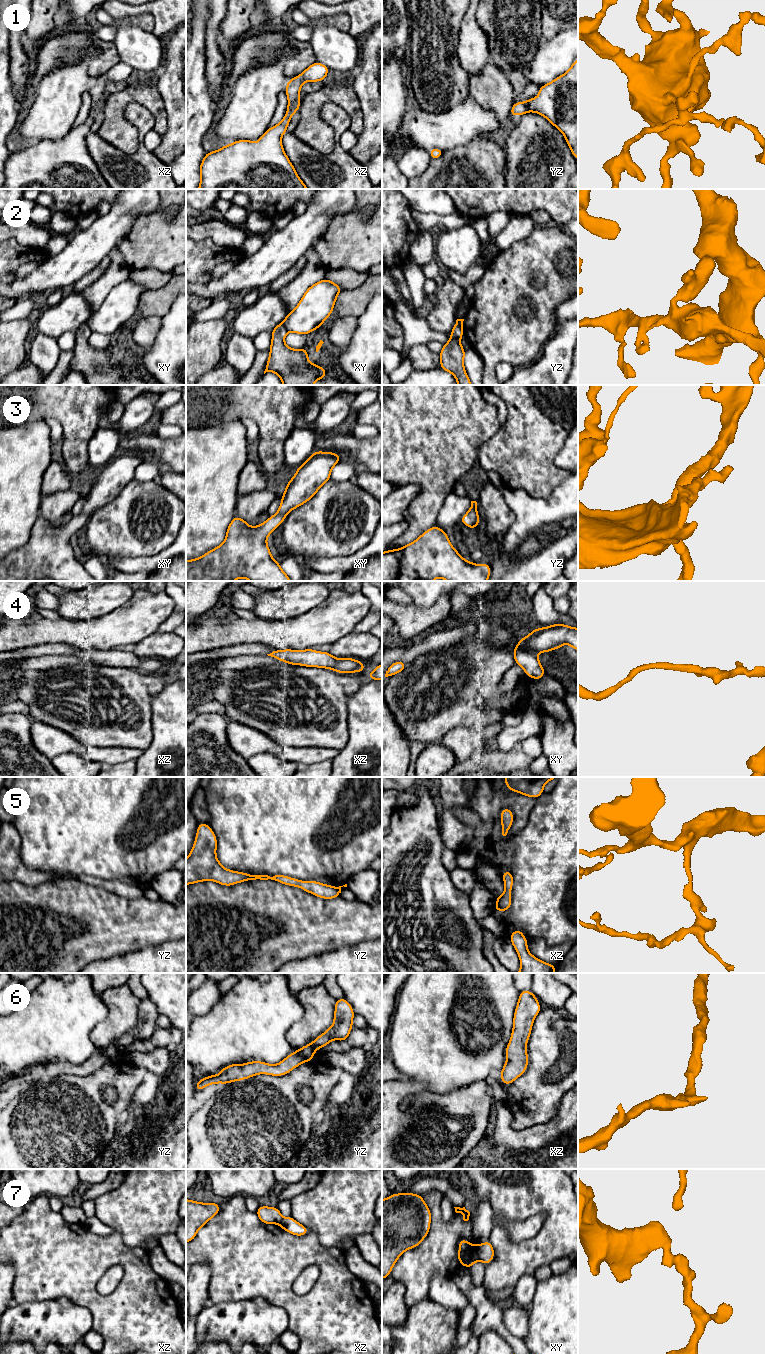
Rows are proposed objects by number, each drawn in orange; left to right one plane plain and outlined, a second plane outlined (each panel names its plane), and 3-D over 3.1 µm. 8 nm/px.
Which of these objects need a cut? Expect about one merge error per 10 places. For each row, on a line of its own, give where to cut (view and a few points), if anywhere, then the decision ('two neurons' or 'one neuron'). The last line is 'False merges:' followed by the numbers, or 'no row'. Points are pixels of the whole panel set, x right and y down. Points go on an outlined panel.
1: no cut; one neuron
2: cut in xy along (282, 322), (286, 331); two neurons
3: no cut; one neuron
4: no cut; one neuron
5: no cut; one neuron
6: no cut; one neuron
7: cut in xy along (475, 1245), (478, 1259); two neurons
False merges: 2, 7

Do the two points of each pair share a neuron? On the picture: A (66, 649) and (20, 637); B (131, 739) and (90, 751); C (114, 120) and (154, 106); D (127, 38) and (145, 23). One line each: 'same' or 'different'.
A: different
B: different
C: same
D: different

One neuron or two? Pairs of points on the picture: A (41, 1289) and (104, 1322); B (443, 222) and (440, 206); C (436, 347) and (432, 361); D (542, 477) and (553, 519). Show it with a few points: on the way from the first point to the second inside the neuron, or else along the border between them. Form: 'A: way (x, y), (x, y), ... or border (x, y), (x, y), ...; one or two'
A: way (58, 1289), (78, 1289), (94, 1305); one
B: border (455, 210), (446, 215), (419, 212); two
C: border (426, 345), (438, 354); two
D: border (564, 481), (546, 498), (535, 498), (526, 492); two

